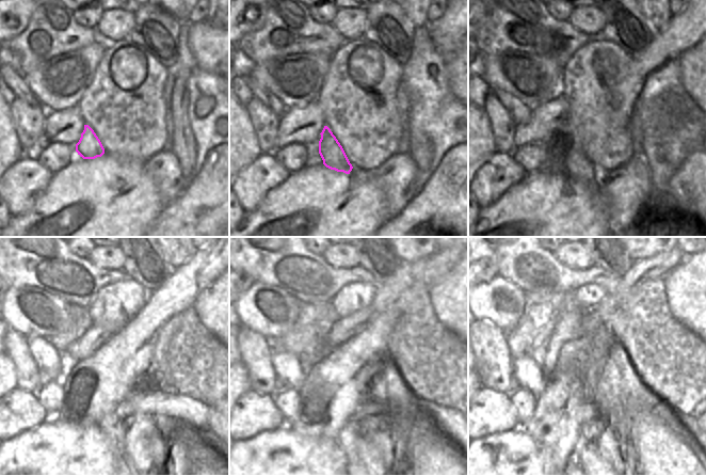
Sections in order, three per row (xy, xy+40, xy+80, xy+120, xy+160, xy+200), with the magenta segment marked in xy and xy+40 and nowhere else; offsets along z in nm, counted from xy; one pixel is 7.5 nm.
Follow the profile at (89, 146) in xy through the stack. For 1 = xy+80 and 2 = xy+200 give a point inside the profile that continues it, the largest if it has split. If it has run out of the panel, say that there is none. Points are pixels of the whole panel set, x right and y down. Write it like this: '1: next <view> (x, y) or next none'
1: next xy+80 (579, 168)
2: next xy+200 (589, 433)

